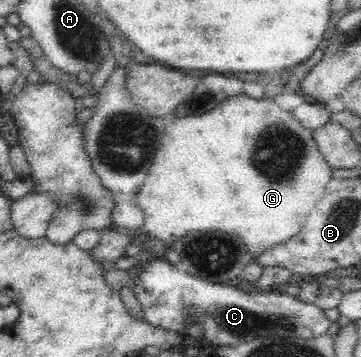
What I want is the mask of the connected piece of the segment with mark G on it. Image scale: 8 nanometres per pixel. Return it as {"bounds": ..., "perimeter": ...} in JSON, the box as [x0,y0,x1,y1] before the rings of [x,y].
{"bounds":[136,96,332,256],"perimeter":[[[235,96],[227,98],[216,106],[216,110],[210,110],[202,116],[173,116],[166,120],[166,134],[161,137],[161,145],[156,157],[149,168],[143,185],[137,194],[136,204],[144,213],[144,224],[142,230],[149,238],[156,238],[164,241],[170,246],[175,240],[181,239],[183,235],[194,231],[222,231],[224,233],[238,235],[249,251],[257,256],[268,250],[271,246],[286,243],[297,232],[302,230],[309,212],[316,206],[316,203],[322,198],[327,184],[332,179],[330,165],[322,157],[322,154],[316,147],[316,141],[312,137],[312,131],[305,129],[298,120],[294,118],[291,111],[282,110],[274,104],[274,99],[254,99],[246,96]]]}

